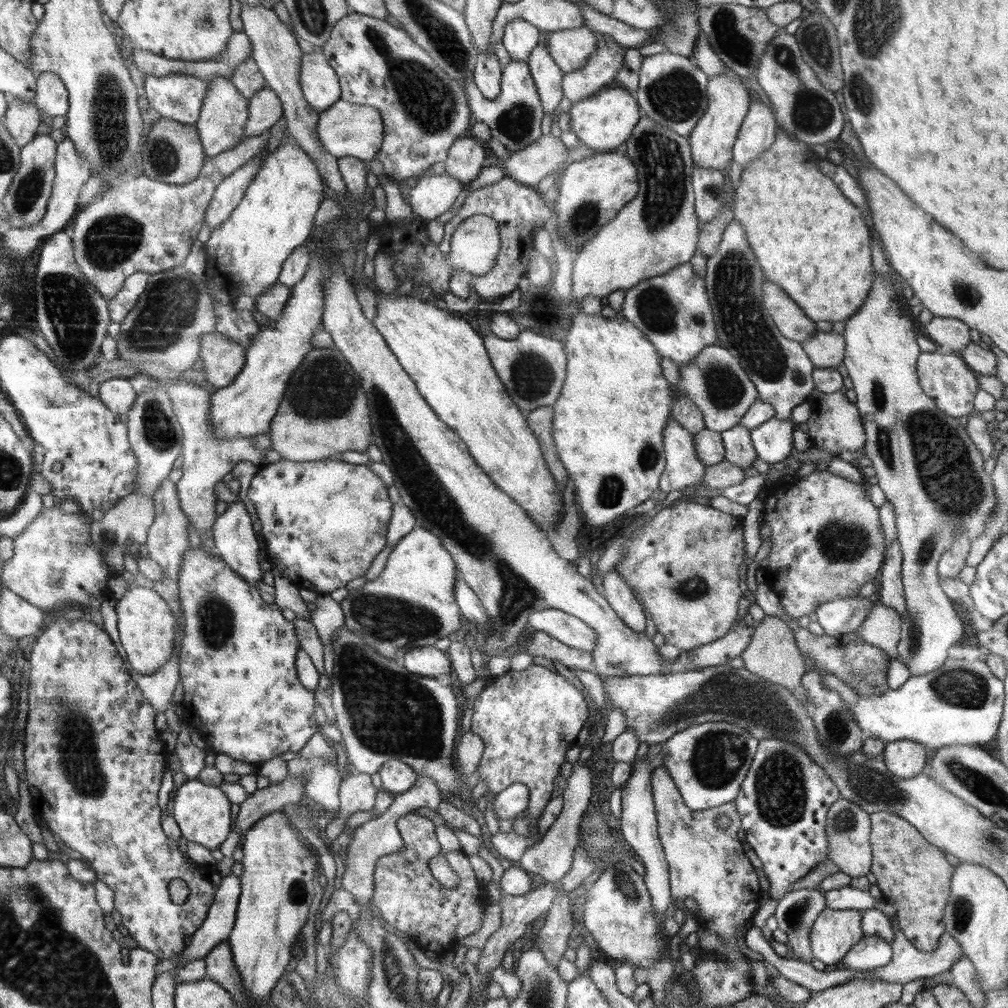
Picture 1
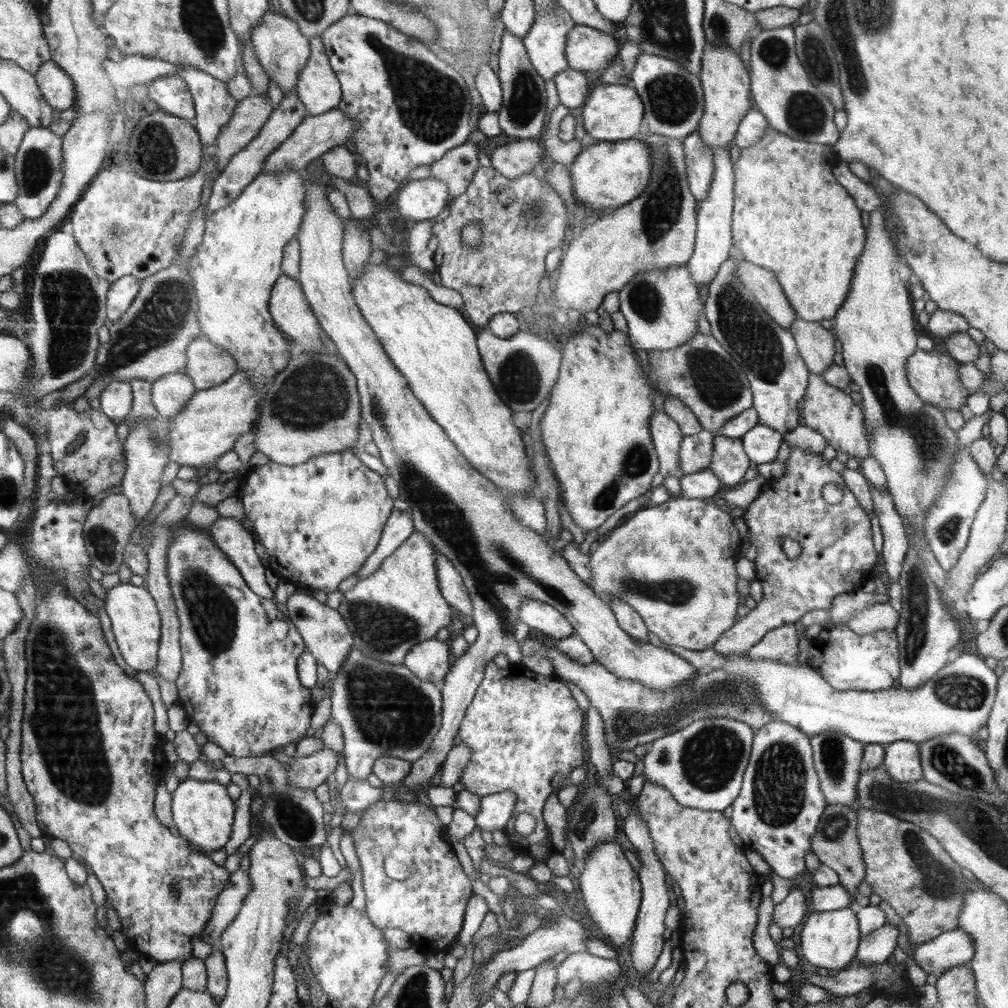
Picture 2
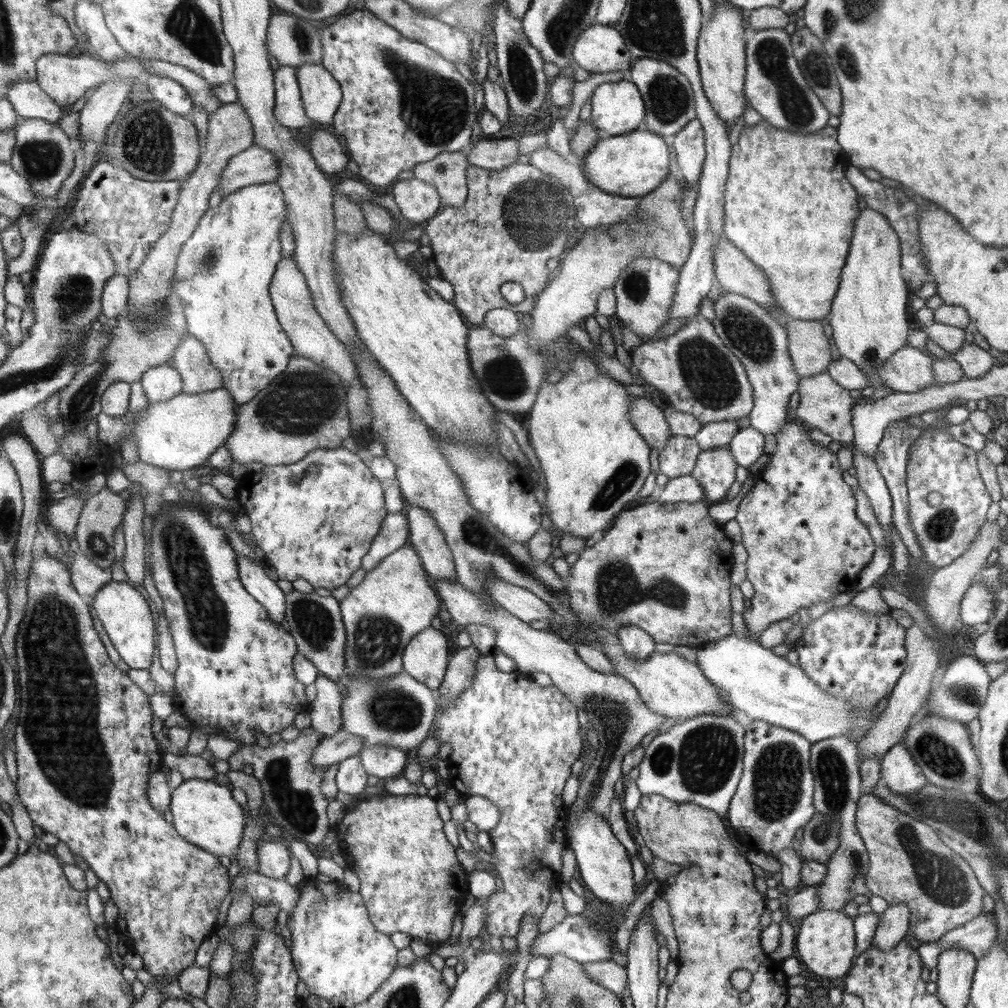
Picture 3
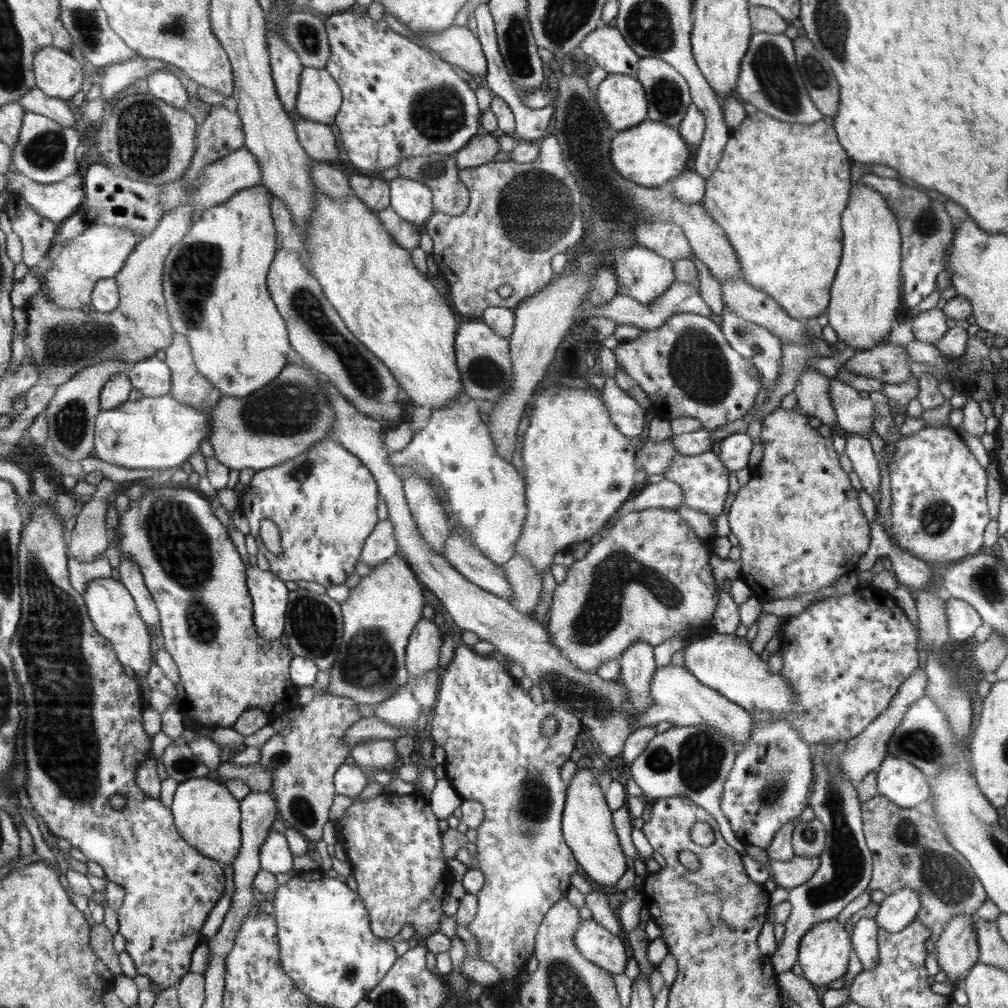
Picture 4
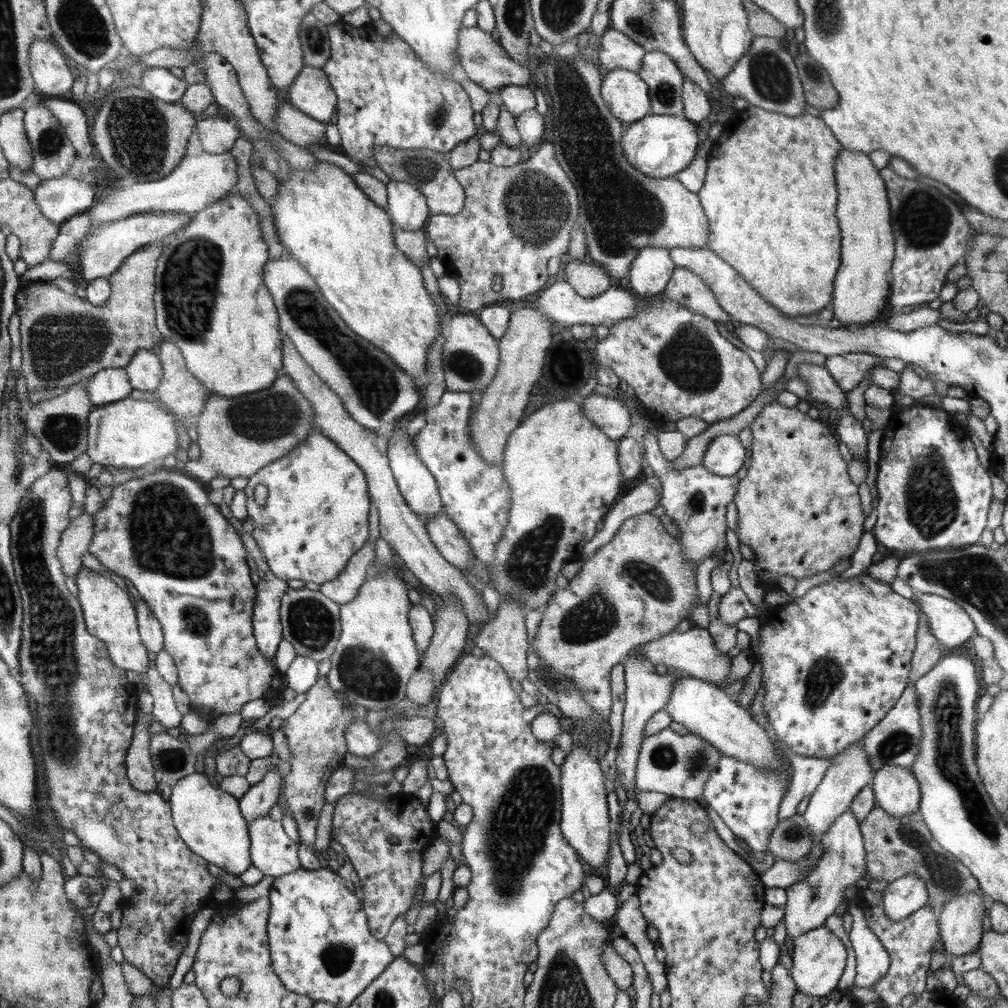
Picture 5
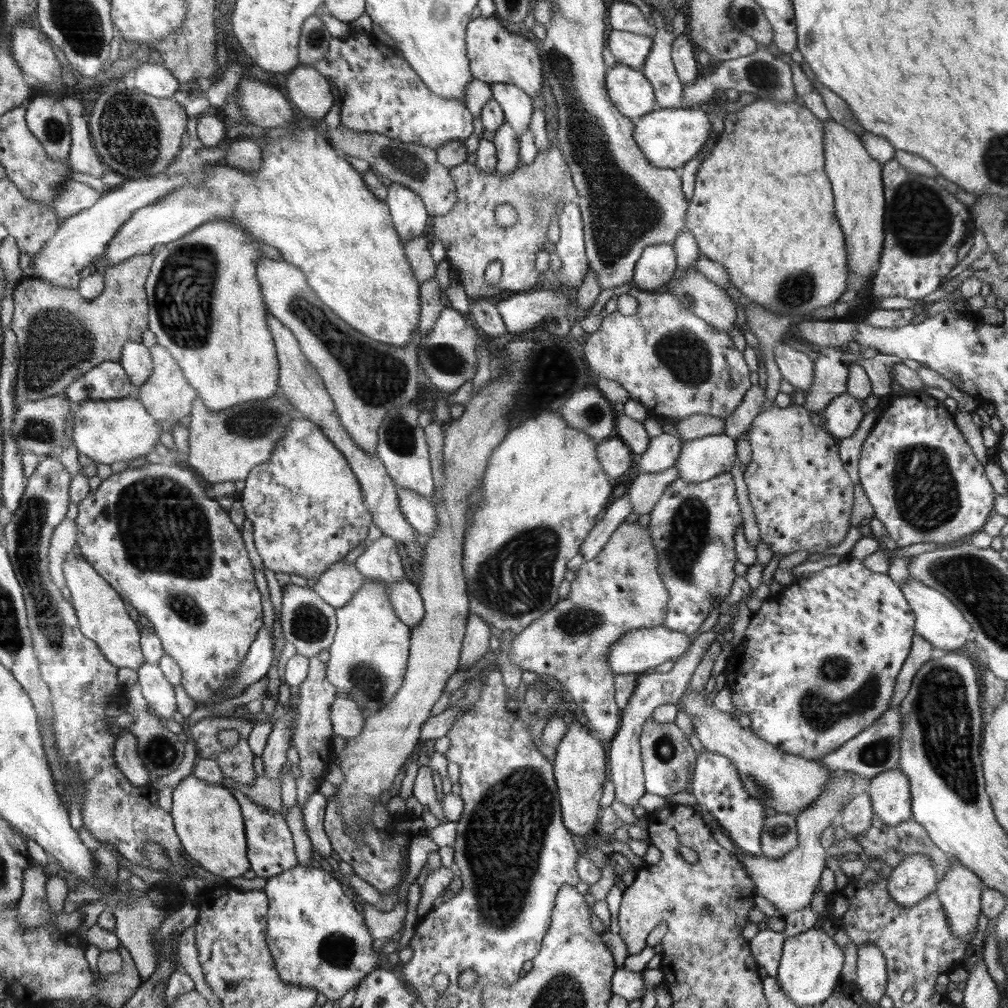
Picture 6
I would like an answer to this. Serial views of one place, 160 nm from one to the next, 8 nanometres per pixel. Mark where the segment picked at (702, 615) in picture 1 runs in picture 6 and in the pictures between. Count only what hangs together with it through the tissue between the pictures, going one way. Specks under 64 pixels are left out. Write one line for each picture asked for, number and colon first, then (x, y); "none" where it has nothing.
2: (674, 563)
3: (666, 567)
4: (650, 578)
5: (638, 587)
6: (620, 590)

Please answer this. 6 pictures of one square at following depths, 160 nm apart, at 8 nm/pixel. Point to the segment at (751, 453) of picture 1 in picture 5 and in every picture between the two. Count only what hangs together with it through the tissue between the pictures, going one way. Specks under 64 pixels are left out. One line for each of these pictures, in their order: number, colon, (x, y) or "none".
2: (729, 462)
3: (715, 469)
4: (703, 478)
5: (696, 499)

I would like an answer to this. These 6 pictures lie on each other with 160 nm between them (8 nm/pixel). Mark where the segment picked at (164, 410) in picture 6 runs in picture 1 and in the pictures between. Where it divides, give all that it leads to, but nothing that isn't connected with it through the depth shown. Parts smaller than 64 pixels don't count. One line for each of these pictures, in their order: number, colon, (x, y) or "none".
1: (223, 360)
2: (208, 365)
3: (190, 359)
4: (188, 385)
5: (179, 391)

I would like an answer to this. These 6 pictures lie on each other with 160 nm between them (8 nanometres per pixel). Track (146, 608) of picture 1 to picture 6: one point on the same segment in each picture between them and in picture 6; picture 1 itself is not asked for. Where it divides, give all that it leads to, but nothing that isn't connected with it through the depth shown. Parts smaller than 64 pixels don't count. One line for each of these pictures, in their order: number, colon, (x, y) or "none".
2: (135, 620)
3: (125, 615)
4: (111, 608)
5: (109, 615)
6: (102, 617)

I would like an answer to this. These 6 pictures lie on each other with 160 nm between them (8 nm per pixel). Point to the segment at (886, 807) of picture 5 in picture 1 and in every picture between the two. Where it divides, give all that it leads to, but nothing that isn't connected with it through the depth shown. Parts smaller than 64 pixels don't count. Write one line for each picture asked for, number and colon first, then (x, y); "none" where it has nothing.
1: (905, 759)
2: (902, 762)
3: (902, 776)
4: (905, 786)

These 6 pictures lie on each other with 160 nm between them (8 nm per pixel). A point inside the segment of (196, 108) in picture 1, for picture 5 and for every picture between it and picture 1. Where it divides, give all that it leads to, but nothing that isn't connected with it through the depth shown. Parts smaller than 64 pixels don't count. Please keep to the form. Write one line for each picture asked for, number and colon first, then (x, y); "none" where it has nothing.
2: (170, 92)
3: (167, 92)
4: (164, 85)
5: (159, 82)

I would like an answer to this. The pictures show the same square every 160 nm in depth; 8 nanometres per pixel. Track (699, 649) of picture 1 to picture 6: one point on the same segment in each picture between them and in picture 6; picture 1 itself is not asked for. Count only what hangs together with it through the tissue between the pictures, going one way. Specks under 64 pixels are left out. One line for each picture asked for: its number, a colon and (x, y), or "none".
2: (838, 554)
3: (805, 544)
4: (800, 525)
5: (799, 511)
6: (802, 498)

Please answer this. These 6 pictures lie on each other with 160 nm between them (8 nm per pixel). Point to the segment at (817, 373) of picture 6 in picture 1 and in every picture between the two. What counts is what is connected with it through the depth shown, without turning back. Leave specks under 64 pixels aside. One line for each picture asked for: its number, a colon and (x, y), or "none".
1: (943, 375)
2: (933, 375)
3: (908, 370)
4: (890, 363)
5: (848, 370)

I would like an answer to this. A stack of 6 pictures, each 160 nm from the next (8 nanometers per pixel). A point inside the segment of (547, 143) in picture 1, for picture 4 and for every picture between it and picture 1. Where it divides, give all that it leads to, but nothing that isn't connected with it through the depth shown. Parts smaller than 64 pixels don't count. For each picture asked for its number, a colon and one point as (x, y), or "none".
2: (511, 160)
3: (491, 154)
4: (481, 148)

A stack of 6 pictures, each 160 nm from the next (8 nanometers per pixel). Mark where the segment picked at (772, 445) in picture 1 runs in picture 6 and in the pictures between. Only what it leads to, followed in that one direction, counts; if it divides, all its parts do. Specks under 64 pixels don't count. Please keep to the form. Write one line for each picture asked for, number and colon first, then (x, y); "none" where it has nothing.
2: (761, 443)
3: (747, 445)
4: (733, 451)
5: (725, 455)
6: (701, 459)

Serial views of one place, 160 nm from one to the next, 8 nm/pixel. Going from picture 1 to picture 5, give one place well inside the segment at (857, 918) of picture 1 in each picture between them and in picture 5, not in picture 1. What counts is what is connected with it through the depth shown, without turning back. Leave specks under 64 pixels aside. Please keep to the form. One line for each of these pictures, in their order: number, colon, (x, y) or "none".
2: (830, 939)
3: (826, 946)
4: (823, 953)
5: (819, 957)

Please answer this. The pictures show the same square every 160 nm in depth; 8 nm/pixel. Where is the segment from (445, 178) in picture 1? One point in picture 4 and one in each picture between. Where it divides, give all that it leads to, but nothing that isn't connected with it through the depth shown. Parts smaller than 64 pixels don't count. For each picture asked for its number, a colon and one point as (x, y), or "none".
2: (424, 199)
3: (417, 200)
4: (412, 201)

